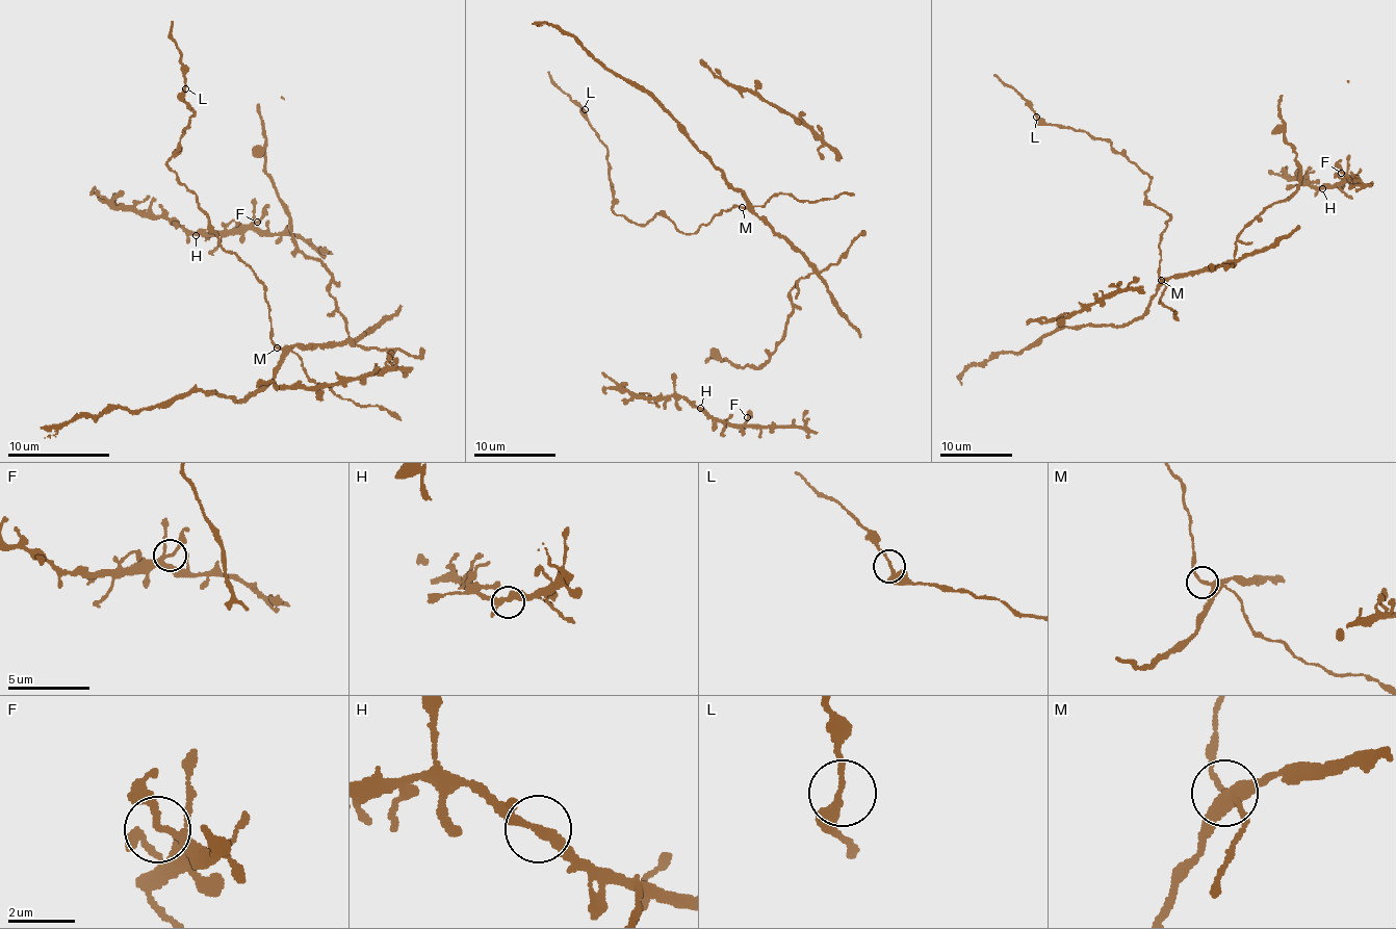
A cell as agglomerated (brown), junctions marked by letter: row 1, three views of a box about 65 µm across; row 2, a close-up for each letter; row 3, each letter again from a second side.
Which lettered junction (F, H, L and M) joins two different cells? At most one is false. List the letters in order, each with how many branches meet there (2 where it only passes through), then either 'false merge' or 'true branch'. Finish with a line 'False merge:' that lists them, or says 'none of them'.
F: 3 | true branch
H: 3 | true branch
L: 2 | true branch
M: 3 | false merge
False merge: M

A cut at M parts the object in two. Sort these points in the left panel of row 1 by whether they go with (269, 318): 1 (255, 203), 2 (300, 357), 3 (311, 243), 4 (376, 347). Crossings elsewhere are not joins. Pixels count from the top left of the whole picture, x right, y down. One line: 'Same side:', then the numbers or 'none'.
Same side: 1, 2, 3

